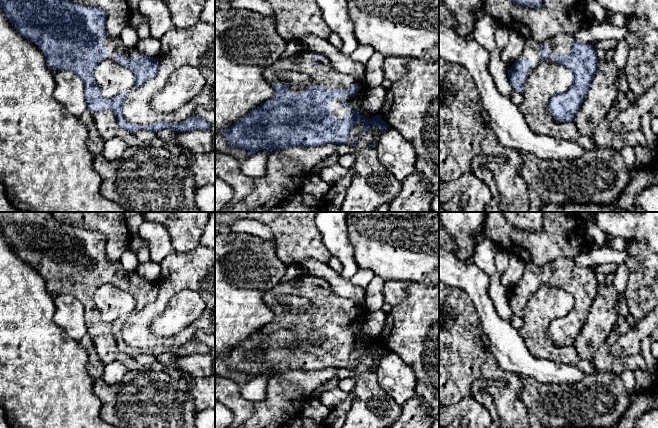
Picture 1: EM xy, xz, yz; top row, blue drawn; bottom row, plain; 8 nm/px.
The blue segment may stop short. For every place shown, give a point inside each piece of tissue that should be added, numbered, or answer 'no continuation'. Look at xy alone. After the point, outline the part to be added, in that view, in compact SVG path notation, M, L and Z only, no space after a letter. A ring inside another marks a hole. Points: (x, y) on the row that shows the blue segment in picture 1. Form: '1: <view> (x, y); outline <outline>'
1: xy (113, 44); outline M107 35L107 38L101 40L101 43L106 45L106 51L108 53L104 60L112 60L117 62L115 56L116 55L119 56L121 51L123 52L123 57L125 59L129 59L131 53L135 58L137 59L140 58L139 50L135 46L134 47L125 46L119 37L111 37Z

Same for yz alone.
1: yz (563, 42); outline M558 33L554 37L542 42L548 48L548 58L545 61L555 62L555 53L560 55L568 53L572 47L573 36L570 34Z

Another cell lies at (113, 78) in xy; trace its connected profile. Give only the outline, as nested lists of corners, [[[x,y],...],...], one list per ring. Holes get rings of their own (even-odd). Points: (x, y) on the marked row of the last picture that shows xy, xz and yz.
[[[103,60],[95,67],[94,79],[105,99],[127,92],[135,86],[133,72],[112,60]]]

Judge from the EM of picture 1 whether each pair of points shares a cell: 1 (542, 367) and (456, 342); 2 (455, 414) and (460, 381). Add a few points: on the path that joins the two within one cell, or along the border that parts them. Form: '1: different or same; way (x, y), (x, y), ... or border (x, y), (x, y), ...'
1: different; border (483, 331), (498, 366), (504, 372)
2: different; border (469, 394), (449, 406)

